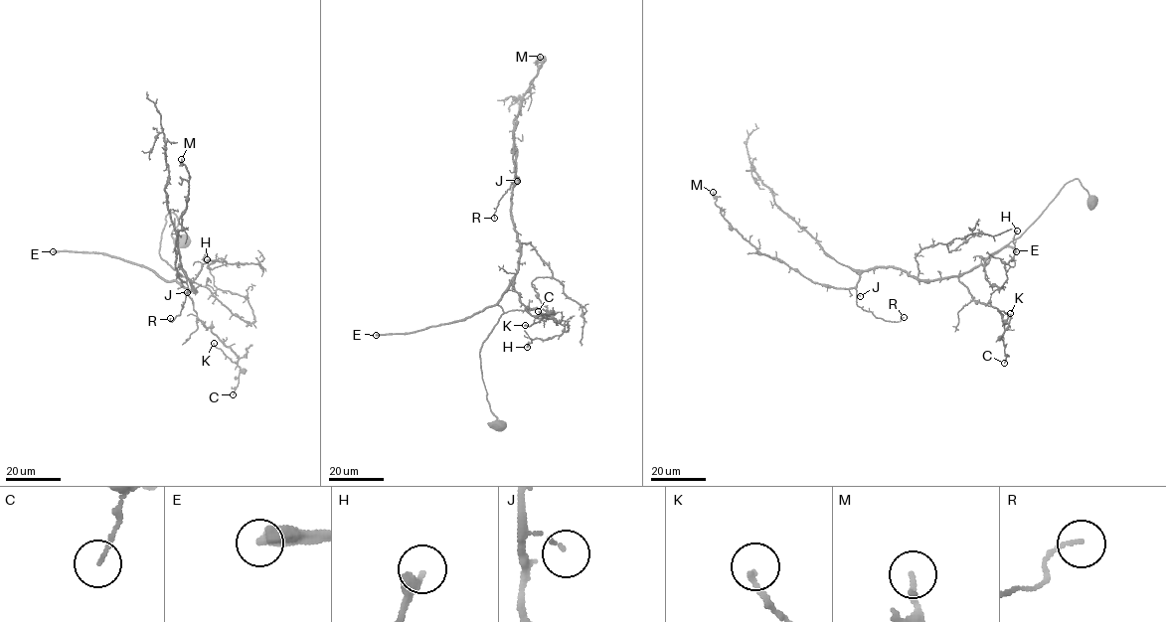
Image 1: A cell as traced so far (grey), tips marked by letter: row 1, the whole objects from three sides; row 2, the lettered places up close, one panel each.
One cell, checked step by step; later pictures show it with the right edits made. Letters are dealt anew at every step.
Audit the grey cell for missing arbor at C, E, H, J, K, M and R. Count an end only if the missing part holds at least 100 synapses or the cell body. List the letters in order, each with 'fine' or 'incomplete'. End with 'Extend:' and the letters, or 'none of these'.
C: fine
E: incomplete
H: fine
J: fine
K: fine
M: fine
R: fine
Extend: E

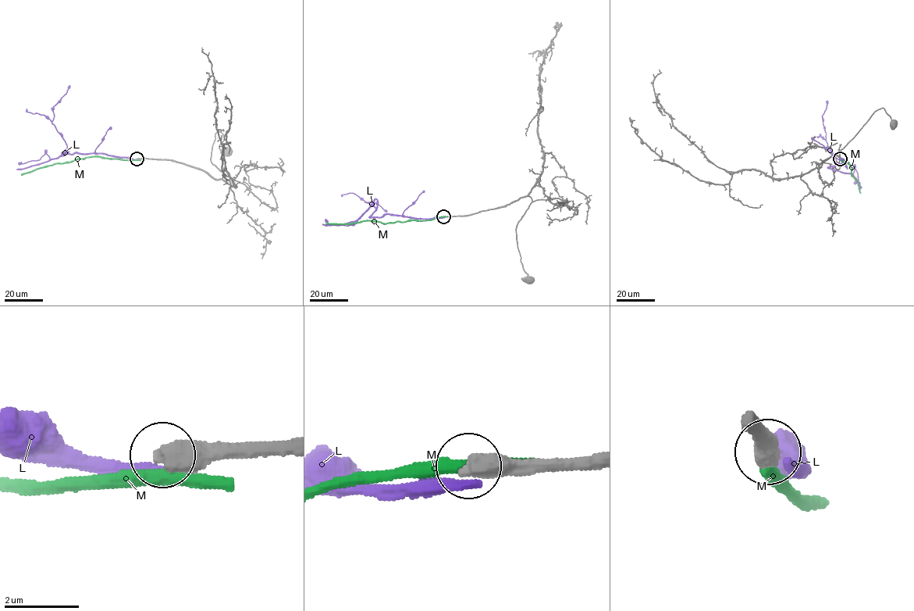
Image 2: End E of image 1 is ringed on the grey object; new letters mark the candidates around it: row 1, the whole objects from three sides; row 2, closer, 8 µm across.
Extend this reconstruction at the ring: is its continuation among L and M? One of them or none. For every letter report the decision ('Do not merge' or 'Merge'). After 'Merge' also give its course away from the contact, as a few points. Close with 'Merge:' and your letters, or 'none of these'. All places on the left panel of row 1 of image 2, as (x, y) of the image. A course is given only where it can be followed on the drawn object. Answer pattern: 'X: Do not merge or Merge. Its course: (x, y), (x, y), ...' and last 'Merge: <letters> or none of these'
L: Do not merge
M: Do not merge
Merge: none of these

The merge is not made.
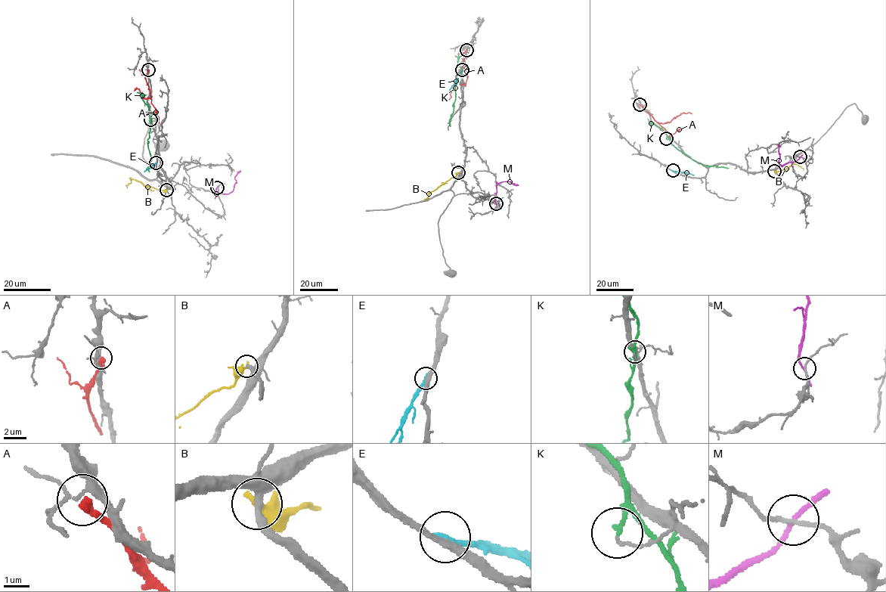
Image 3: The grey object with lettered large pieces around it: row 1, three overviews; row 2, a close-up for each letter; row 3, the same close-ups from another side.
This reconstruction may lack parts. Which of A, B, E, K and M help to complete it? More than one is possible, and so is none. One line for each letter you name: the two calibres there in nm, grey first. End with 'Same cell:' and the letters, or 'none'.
Same cell: none

